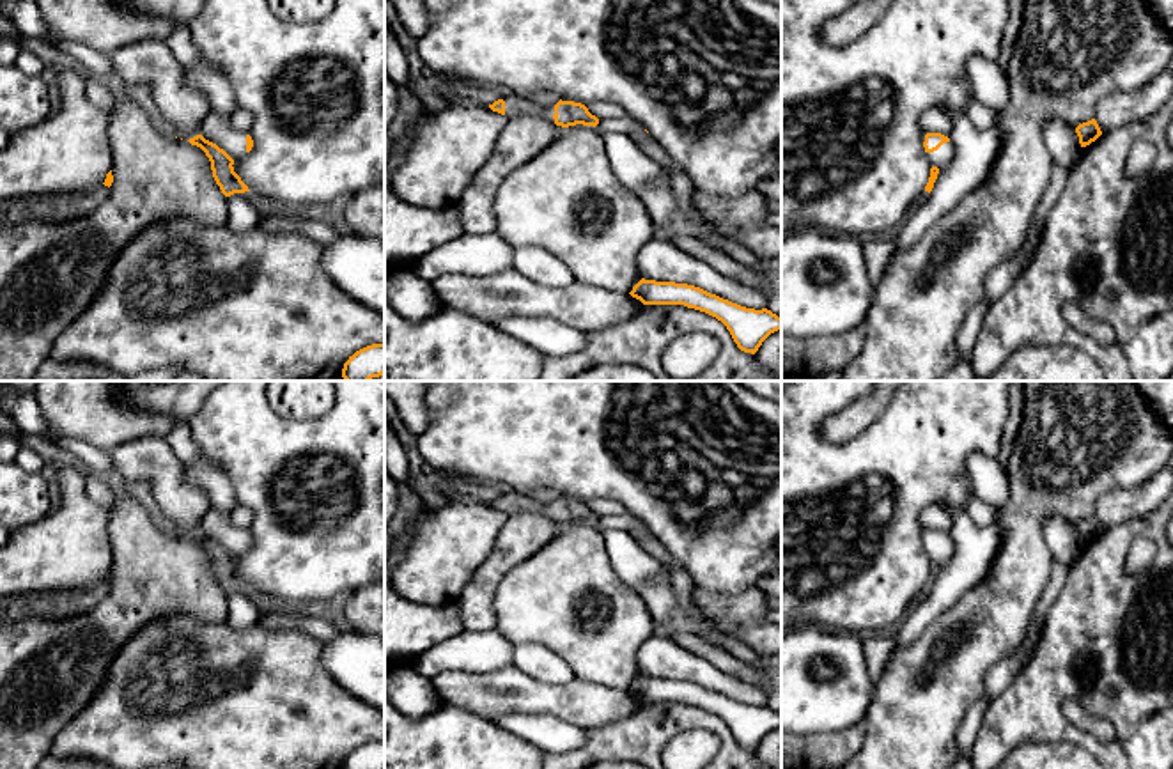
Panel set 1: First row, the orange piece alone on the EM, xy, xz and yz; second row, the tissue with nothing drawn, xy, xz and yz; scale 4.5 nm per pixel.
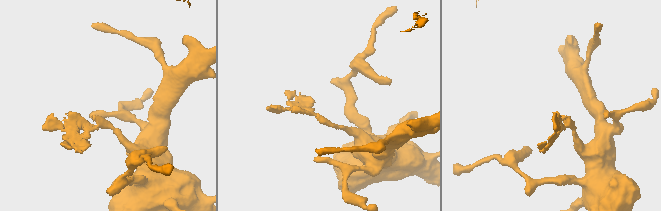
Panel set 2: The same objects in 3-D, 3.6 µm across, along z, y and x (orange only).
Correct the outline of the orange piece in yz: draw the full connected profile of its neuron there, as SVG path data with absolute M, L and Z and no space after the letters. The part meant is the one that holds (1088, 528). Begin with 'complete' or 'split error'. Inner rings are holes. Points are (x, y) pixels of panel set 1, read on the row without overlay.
complete | M1095 516L1079 521L1079 523L1076 524L1076 530L1077 530L1077 533L1079 533L1081 544L1090 542L1091 539L1095 539L1095 537L1102 532L1102 528L1100 528L1100 524L1099 524L1099 521L1097 521Z

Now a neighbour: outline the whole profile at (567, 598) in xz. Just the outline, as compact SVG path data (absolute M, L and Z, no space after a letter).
M583 521L565 524L551 544L505 576L494 597L494 611L496 631L512 645L539 643L556 654L576 679L620 691L629 691L641 677L638 650L656 631L647 602L613 571L602 532Z

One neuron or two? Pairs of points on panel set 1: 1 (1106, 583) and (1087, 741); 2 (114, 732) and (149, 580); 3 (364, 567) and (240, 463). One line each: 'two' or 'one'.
1: one
2: two
3: one

